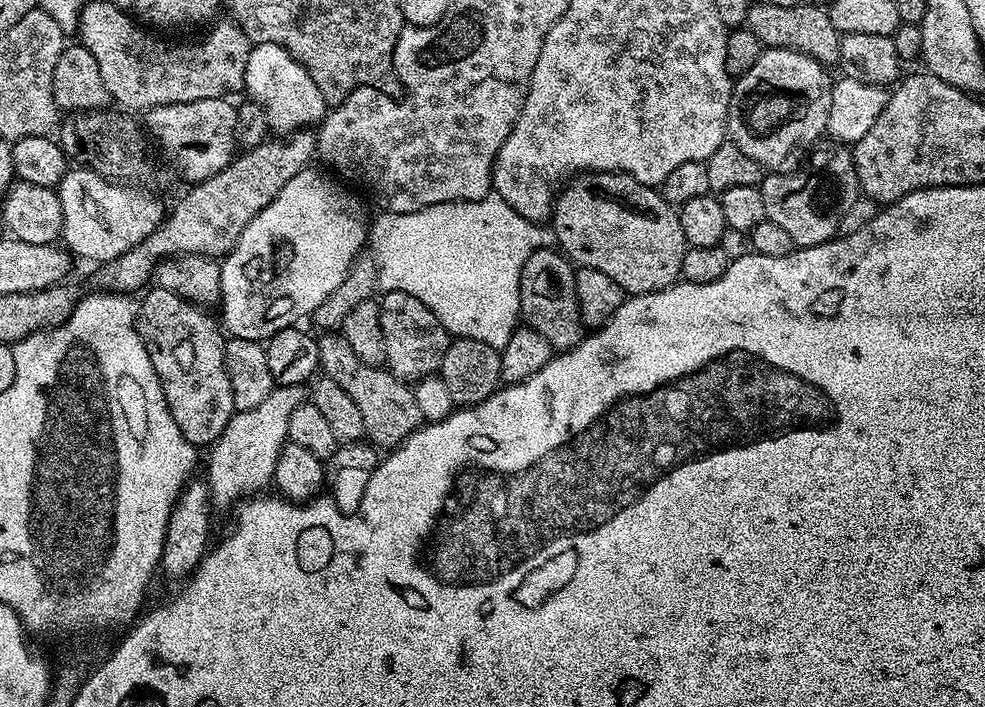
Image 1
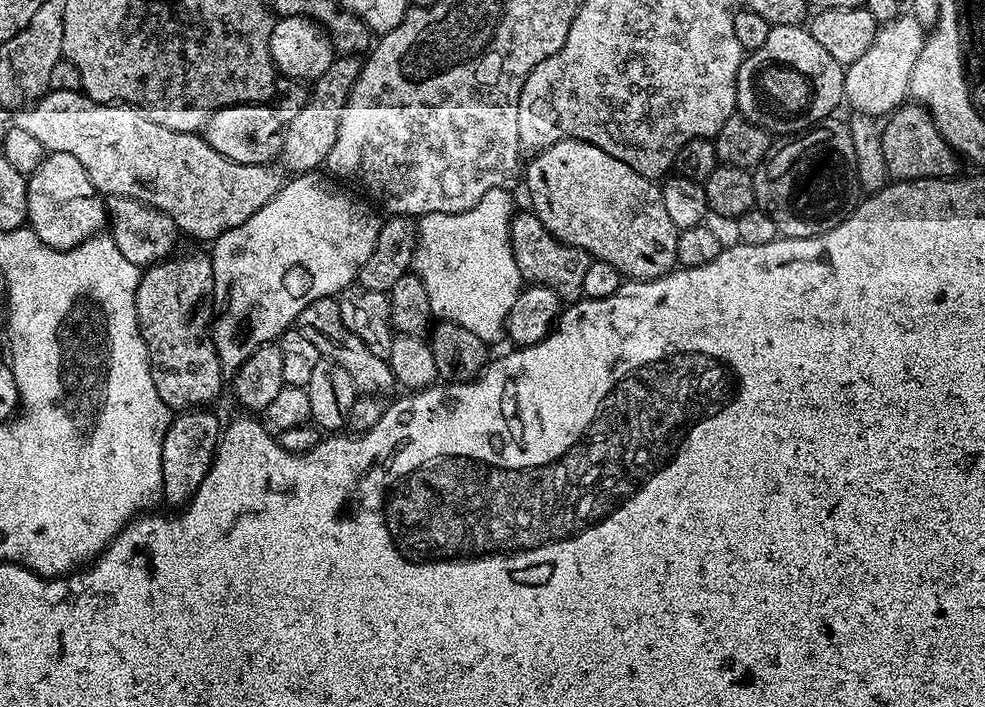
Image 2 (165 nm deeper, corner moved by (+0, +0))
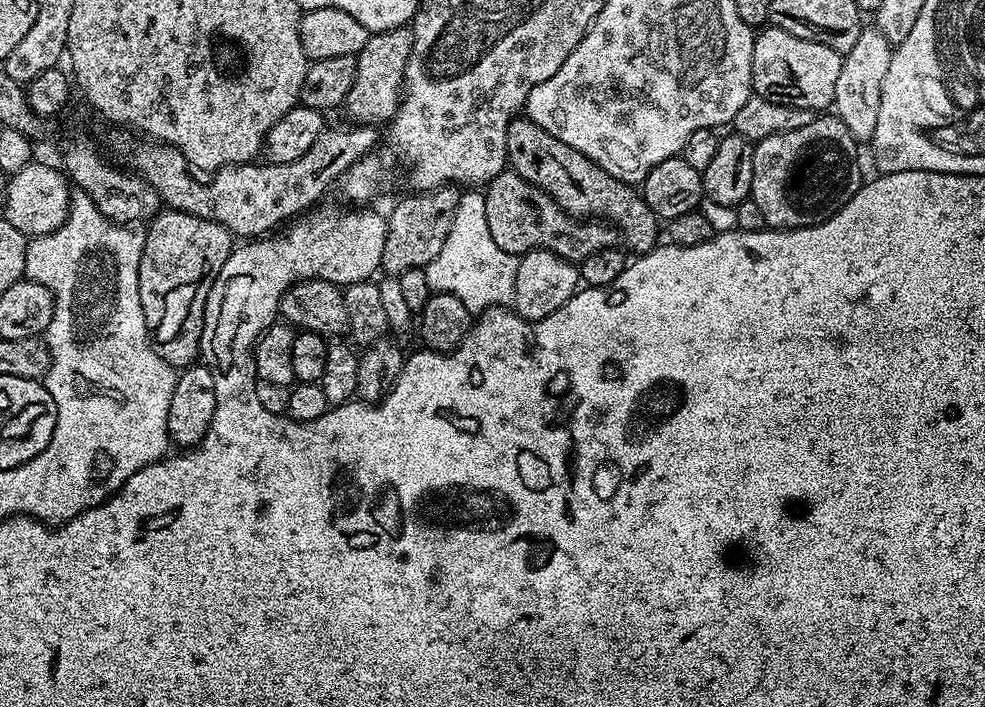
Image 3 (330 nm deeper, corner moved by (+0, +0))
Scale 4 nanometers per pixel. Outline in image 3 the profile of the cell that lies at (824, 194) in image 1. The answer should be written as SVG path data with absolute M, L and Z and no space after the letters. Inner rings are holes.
M820 114L810 126L802 126L802 130L790 130L786 134L774 134L770 138L755 141L754 178L752 179L751 200L758 202L762 209L765 225L772 230L790 228L809 228L830 219L854 194L862 183L860 164L856 161L857 137L846 130L843 122L835 114Z

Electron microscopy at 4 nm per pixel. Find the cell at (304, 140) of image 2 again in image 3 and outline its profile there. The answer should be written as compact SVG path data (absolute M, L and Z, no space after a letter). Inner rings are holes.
M405 26L389 32L369 35L366 46L362 46L362 50L355 57L356 77L342 105L343 111L348 111L349 121L373 126L380 126L380 123L383 125L391 121L400 106L404 90L406 62L411 53L411 27Z

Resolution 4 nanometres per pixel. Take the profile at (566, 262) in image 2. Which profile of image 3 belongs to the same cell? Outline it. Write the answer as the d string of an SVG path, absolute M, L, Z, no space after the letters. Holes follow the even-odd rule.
M511 170L499 172L494 179L488 181L483 194L490 235L507 252L523 254L532 248L545 248L562 258L579 262L590 258L590 254L598 250L617 247L618 232L613 225L566 214L562 206L550 198L550 194L526 182L526 178Z

